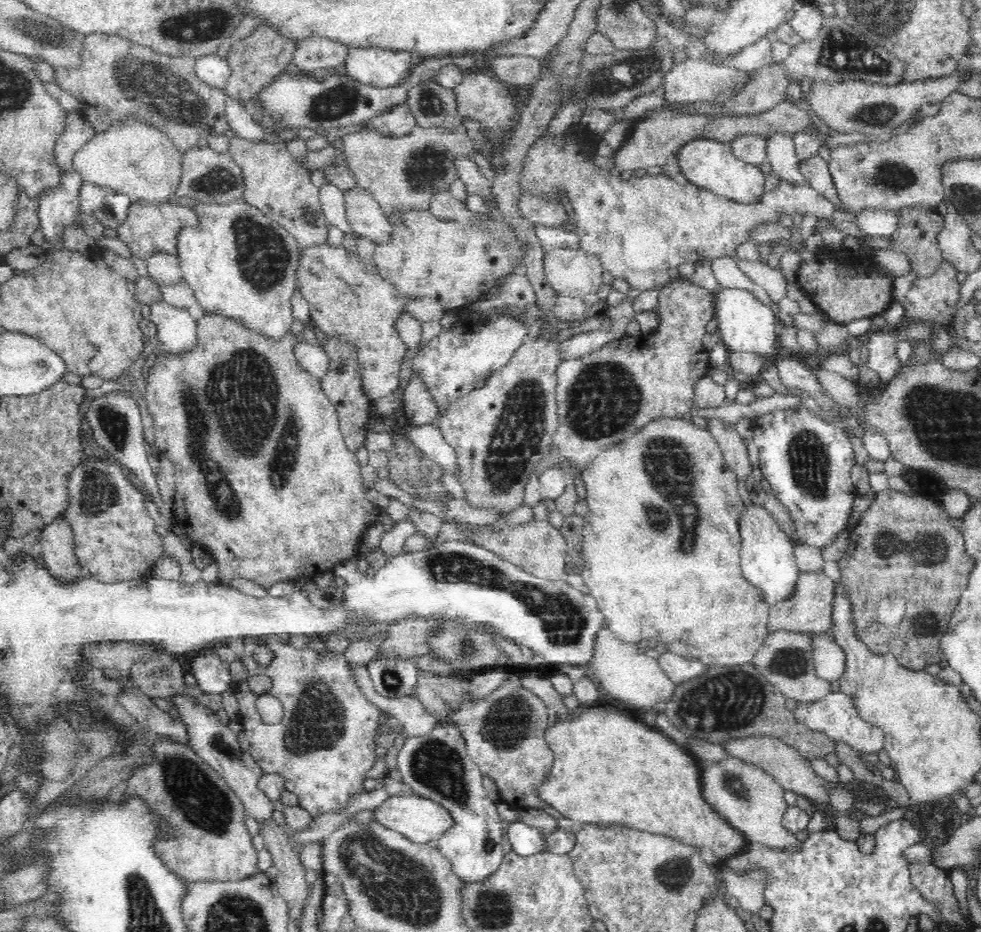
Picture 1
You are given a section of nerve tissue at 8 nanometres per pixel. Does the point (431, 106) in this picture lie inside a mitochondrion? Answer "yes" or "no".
yes

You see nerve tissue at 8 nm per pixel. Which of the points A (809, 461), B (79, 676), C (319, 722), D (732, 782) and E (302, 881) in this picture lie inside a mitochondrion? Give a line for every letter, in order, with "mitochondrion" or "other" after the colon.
A: mitochondrion
B: other
C: mitochondrion
D: mitochondrion
E: other

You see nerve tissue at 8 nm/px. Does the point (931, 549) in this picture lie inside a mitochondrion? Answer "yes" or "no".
yes

